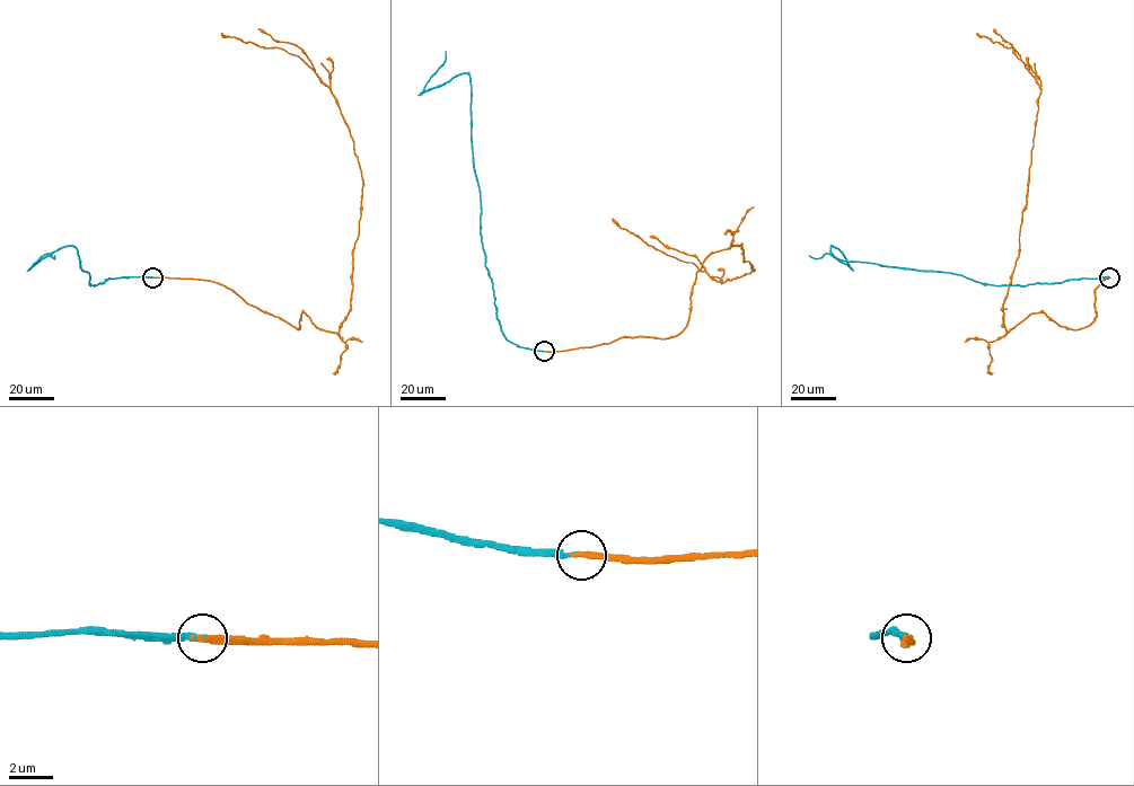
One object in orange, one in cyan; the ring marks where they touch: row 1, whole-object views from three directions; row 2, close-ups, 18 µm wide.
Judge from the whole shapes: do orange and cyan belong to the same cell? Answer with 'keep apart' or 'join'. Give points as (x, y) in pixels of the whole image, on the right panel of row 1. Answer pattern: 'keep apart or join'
join

